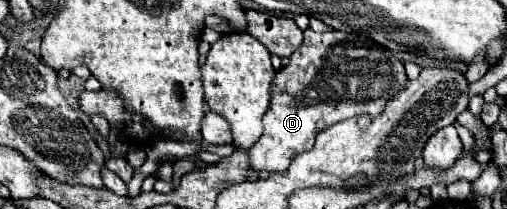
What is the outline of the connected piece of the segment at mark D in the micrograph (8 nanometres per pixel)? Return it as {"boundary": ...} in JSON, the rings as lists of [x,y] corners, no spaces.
{"boundary":[[[305,29],[303,37],[289,65],[281,67],[275,75],[273,99],[263,117],[263,135],[247,149],[255,171],[287,171],[291,159],[311,149],[315,135],[339,119],[359,117],[361,127],[369,125],[407,81],[403,63],[393,51],[363,35],[337,29],[327,33]]]}

